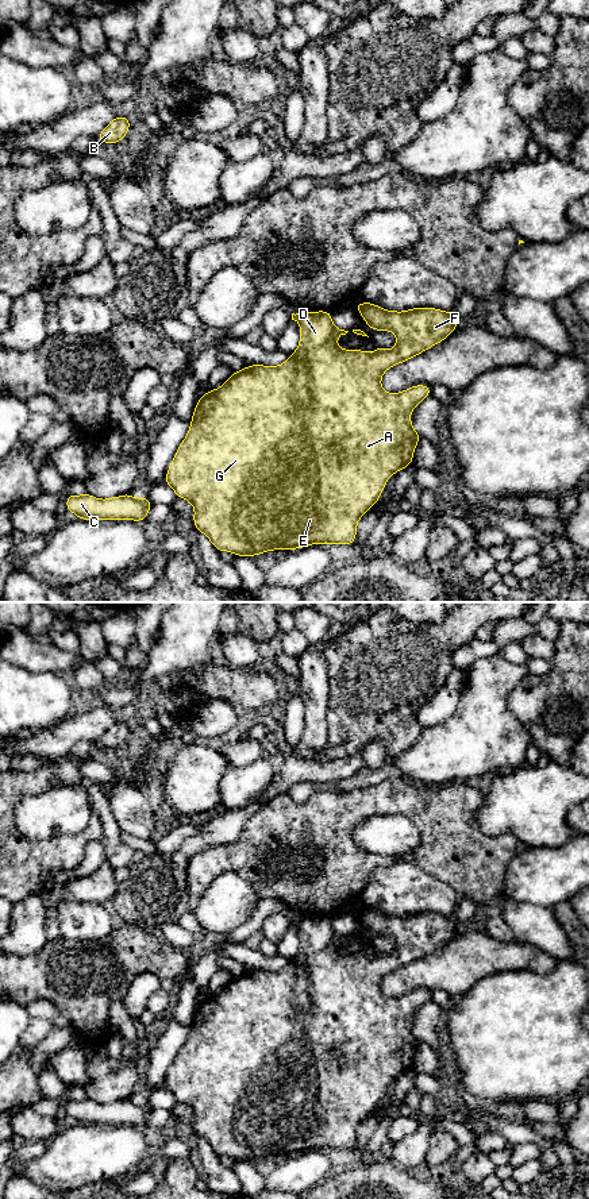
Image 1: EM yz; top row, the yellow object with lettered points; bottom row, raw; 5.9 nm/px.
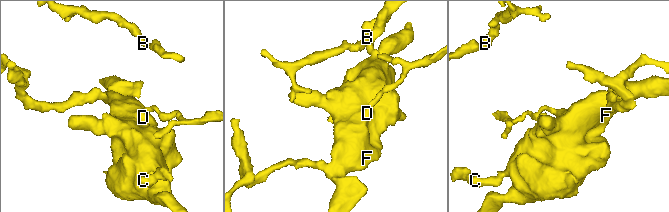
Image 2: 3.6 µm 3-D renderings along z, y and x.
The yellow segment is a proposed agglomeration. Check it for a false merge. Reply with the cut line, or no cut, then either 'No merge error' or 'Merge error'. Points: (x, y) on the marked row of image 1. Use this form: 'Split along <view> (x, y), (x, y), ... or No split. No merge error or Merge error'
Split along yz (301, 315), (299, 323). Merge error

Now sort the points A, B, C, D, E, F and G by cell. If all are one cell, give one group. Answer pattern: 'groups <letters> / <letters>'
groups A C D E F G / B

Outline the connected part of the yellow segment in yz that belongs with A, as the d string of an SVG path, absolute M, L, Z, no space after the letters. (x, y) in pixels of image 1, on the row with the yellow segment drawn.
M359 302L354 308L372 329L393 332L396 346L392 350L376 346L373 352L340 348L336 339L349 331L334 325L331 312L304 312L299 347L284 363L274 367L246 366L232 373L220 388L207 390L196 402L190 428L163 481L174 490L177 498L193 505L195 527L219 552L255 556L311 544L353 545L359 518L380 500L386 481L412 464L421 436L413 429L409 415L431 396L431 388L415 385L400 393L386 393L381 378L388 369L443 342L457 329L461 317L436 308L397 312L373 302Z

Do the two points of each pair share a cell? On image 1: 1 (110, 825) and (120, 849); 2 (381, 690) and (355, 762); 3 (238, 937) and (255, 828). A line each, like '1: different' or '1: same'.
1: same
2: different
3: different

